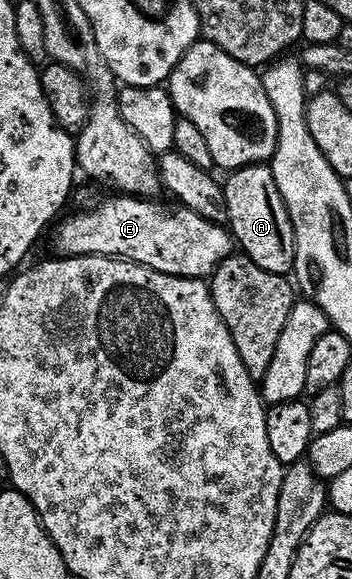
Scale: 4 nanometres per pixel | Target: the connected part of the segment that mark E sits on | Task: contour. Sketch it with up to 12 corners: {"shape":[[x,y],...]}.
{"shape":[[113,194],[55,232],[59,256],[117,256],[210,277],[224,225]]}

